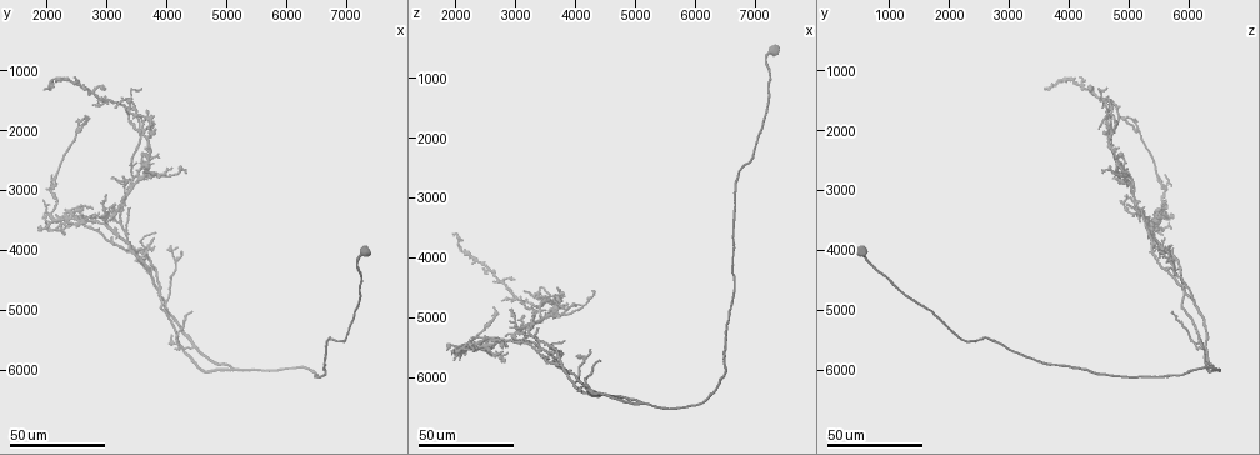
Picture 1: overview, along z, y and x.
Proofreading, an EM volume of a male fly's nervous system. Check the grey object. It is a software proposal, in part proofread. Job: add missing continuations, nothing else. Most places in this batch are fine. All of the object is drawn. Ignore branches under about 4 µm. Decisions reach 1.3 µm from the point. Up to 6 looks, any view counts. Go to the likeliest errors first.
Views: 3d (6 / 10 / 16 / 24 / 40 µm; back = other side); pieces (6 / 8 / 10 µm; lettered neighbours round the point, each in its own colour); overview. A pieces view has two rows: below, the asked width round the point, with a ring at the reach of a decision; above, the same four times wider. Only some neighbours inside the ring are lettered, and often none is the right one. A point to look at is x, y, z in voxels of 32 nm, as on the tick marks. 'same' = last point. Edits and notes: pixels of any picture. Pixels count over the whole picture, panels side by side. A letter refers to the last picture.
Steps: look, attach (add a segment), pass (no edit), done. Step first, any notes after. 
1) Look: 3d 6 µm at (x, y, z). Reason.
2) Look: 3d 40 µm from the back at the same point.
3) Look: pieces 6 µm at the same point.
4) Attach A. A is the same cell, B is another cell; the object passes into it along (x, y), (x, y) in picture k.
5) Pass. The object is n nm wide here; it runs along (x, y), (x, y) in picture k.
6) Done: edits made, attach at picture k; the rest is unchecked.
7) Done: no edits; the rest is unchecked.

Look: 3d 40 µm at (2450, 1100, 4200). An open end.

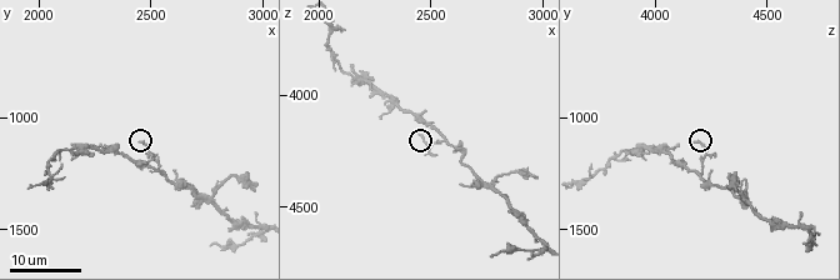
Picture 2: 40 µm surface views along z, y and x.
Look: pieces 6 µm at (2460, 1100, 4170). See the neighbours.

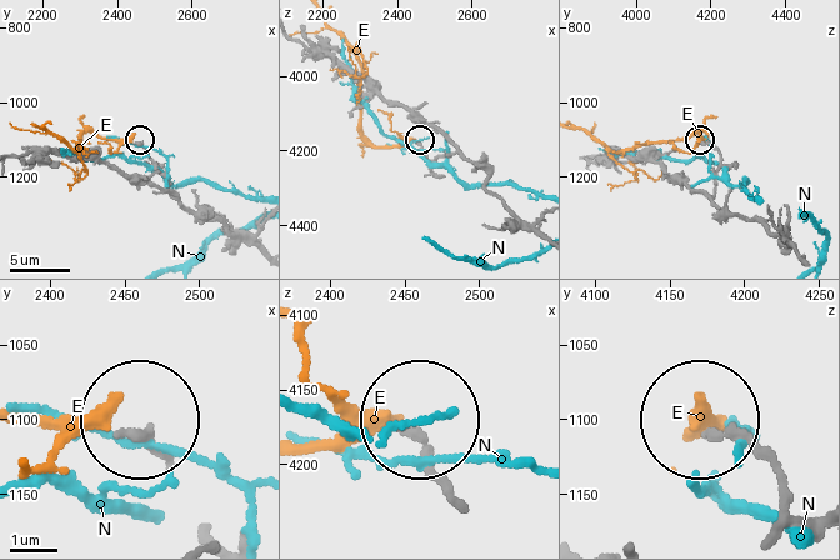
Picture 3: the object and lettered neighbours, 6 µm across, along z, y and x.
Pass. E and N are other cells; it runs along (453, 491), (420, 435) in picture 3; none of them fits.

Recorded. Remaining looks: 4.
Look: 3d 40 µm at (3650, 2700, 4650). Branch stops here.

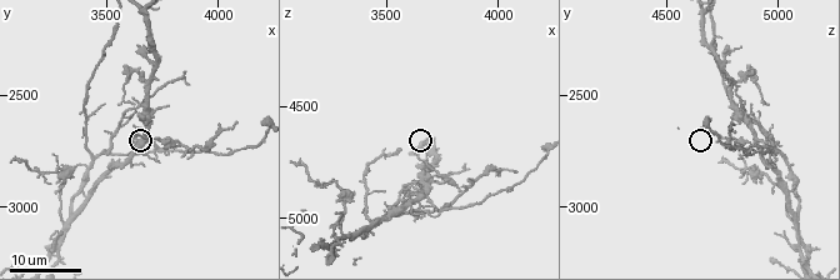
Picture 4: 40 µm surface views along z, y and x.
Look: pieces 8 µm at (3630, 2670, 4680).

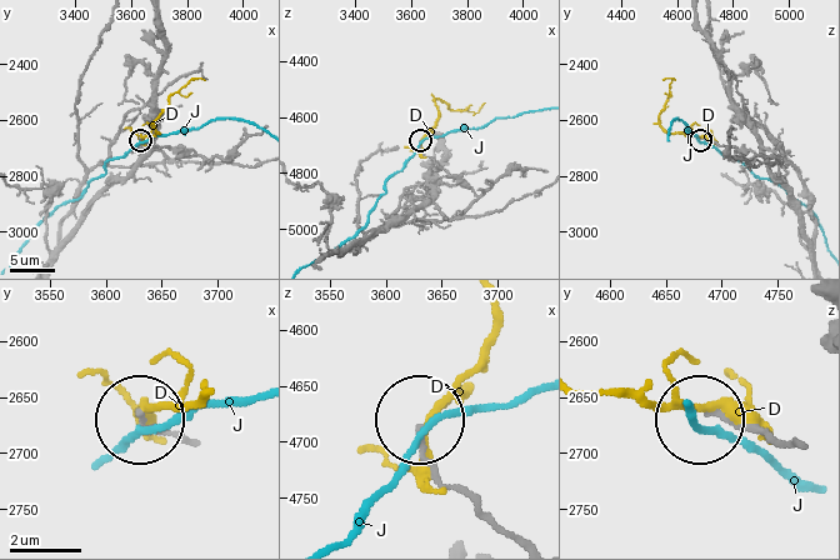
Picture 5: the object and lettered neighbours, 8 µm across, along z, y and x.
Pass. D and J are other cells; it runs along (800, 449), (705, 413) in picture 5; none of them fits.

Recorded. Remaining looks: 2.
Look: 3d 24 µm at (2150, 3200, 5600). Thin end.

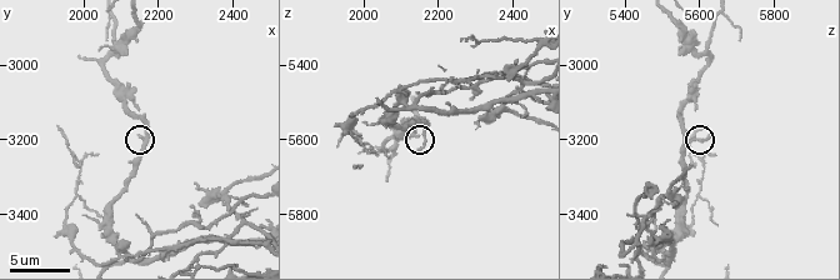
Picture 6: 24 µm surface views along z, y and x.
Look: pieces 6 µm at (2150, 3190, 5620).

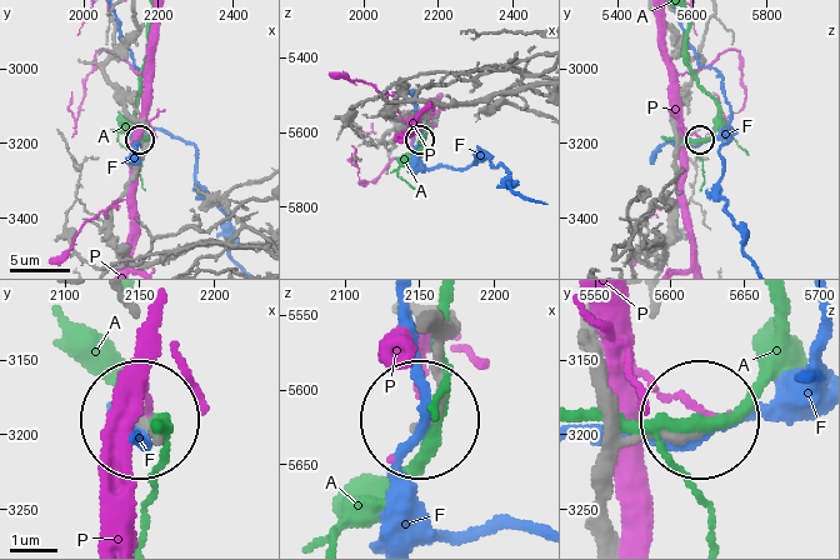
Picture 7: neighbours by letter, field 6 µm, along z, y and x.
Pass. The object is 180 nm wide here; A, F and P are other cells; it runs along (418, 325), (438, 356), (429, 413) in picture 7; none of them fits.

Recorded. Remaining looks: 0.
Done: no edits; the rest is unchecked.

